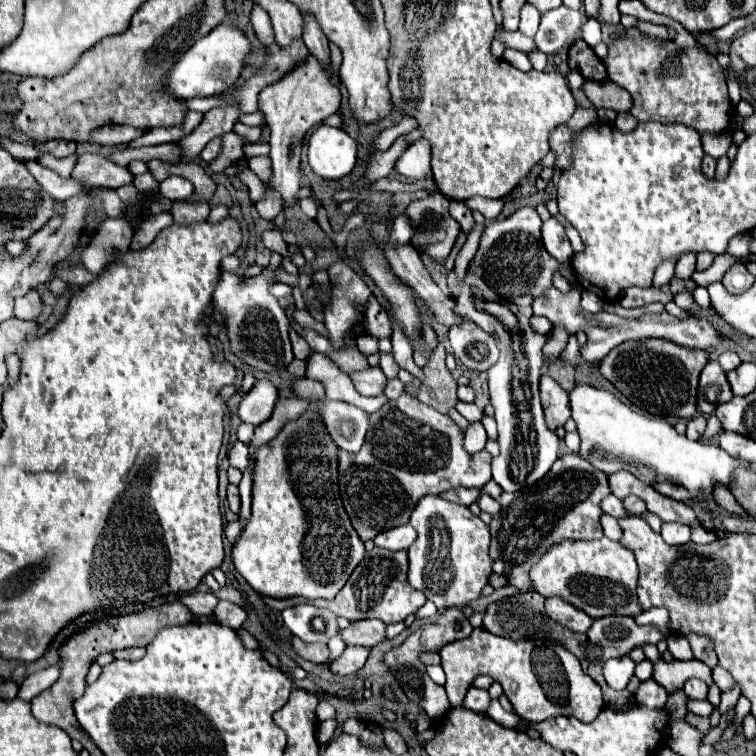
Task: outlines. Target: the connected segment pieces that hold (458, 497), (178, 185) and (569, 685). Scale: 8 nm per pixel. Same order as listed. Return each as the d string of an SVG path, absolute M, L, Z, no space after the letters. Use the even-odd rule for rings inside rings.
M471 488L471 490L467 490L467 492L451 492L451 490L447 490L447 492L439 494L439 496L445 498L445 500L449 500L449 502L469 506L469 504L473 504L473 502L479 498L479 490L477 490L477 488Z
M169 176L159 184L159 192L169 200L183 200L193 194L193 184L183 176Z
M475 628L471 636L445 644L439 650L439 656L447 674L445 690L451 706L461 706L467 688L481 674L489 674L499 682L515 714L529 722L545 722L555 716L573 716L577 720L591 722L605 704L599 684L581 670L579 660L571 652L555 640L545 640L543 644L529 640L519 642L495 636L485 628Z

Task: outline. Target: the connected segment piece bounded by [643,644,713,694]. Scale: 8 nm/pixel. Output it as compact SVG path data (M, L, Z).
M643 646L643 652L647 656L647 660L653 664L653 680L659 682L661 686L667 688L669 694L683 689L685 682L689 678L699 678L705 680L707 684L713 682L711 678L711 668L699 660L689 660L689 662L681 662L681 660L665 660L659 654L657 646Z

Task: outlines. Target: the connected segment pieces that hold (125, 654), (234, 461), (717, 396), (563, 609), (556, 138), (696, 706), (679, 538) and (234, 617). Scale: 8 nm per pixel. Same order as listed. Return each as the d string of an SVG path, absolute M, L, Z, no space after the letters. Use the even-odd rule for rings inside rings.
M127 648L127 650L113 652L117 660L139 660L143 654L145 654L145 648Z
M237 442L229 450L229 464L235 466L235 468L239 468L239 470L245 470L247 462L249 462L249 446L243 444L243 442Z
M709 362L703 368L701 380L699 380L697 410L701 414L713 414L719 404L723 404L731 398L733 398L733 392L731 392L731 386L729 386L719 362Z
M547 598L545 600L545 616L555 620L557 624L561 624L563 628L569 628L579 634L585 634L593 624L593 620L585 612L563 602L561 598Z
M565 124L557 126L549 136L549 146L551 146L551 150L557 152L555 168L559 168L559 170L565 170L571 166L571 140L573 140L573 136L575 134Z
M687 700L687 710L697 716L709 716L713 712L713 704L709 700Z
M663 524L661 528L661 536L667 544L671 546L683 546L687 542L691 542L691 530L683 524Z
M221 600L221 602L217 604L217 608L215 608L215 618L217 618L217 622L223 624L223 626L229 626L229 628L233 628L233 630L239 630L241 624L247 620L247 612L243 610L241 606L233 604L233 602Z

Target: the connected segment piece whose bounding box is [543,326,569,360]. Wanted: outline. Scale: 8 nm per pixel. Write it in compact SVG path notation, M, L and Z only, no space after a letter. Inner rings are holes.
M555 326L553 328L553 338L543 346L543 360L553 360L553 358L557 358L561 352L563 352L563 348L565 348L565 344L567 344L567 332L561 328L561 326Z

